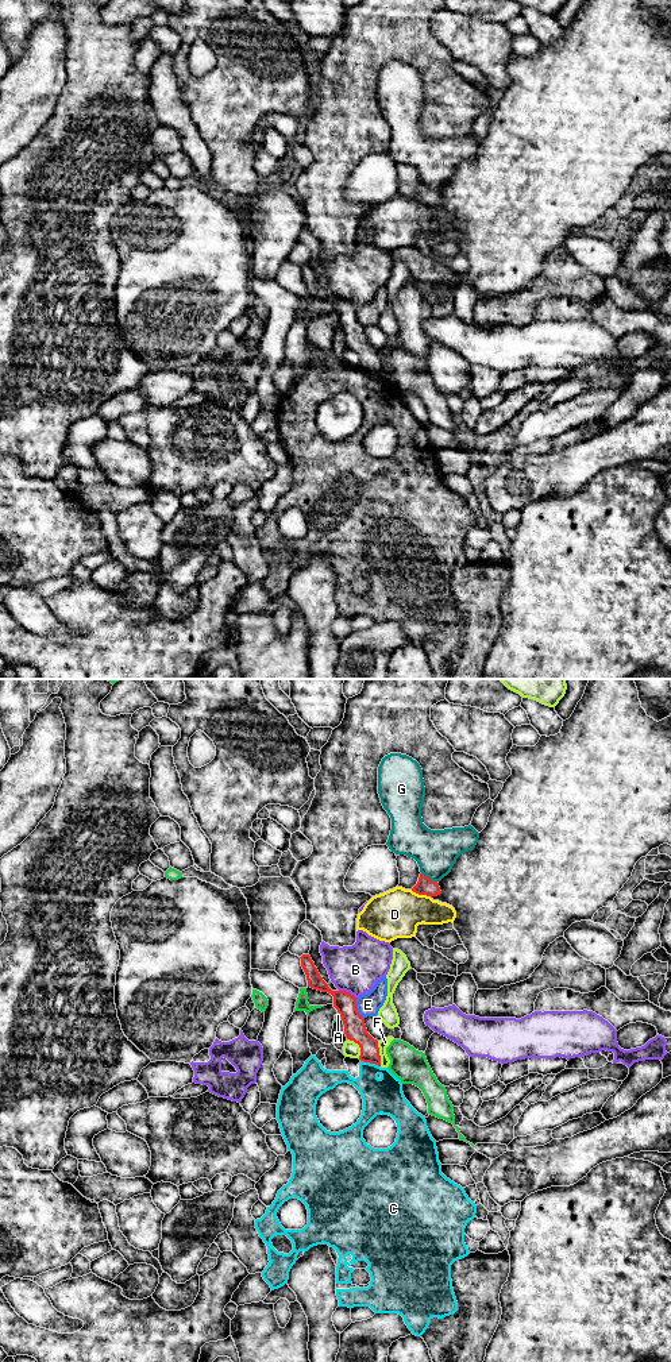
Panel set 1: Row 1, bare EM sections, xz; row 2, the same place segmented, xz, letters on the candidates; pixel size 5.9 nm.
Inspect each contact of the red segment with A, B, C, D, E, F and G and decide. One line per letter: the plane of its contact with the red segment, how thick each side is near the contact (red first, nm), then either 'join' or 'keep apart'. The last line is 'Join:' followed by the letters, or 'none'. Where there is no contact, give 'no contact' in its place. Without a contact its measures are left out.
A: xz | 130/30 nm | keep apart
B: xz | 130/280 nm | keep apart
C: xz | 130/220 nm | keep apart
D: xz | 100/280 nm | keep apart
E: xz | 130/140 nm | keep apart
F: xz | 130/60 nm | keep apart
G: xz | 100/260 nm | keep apart
Join: none

